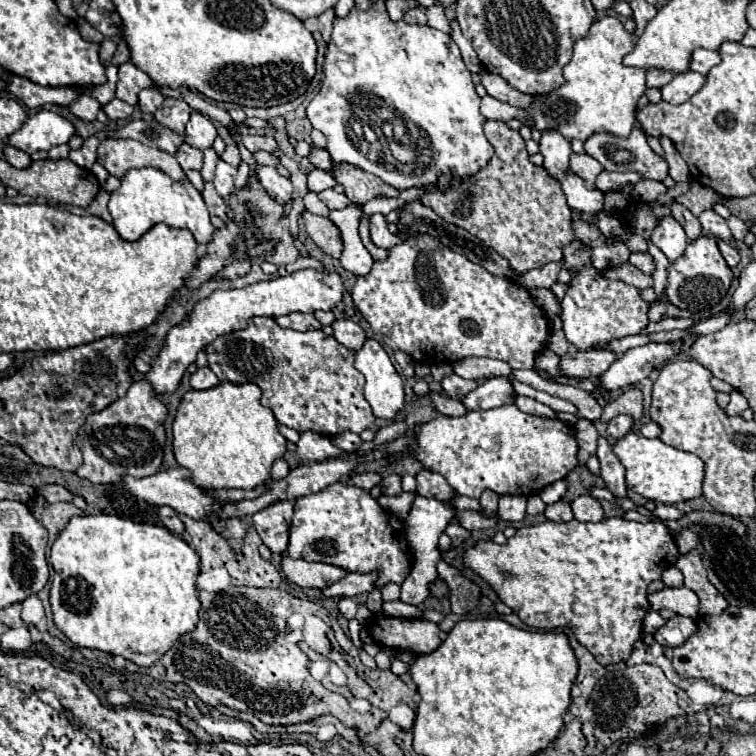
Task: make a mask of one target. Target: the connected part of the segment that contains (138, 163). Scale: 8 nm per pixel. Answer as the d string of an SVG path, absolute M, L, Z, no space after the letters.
M105 139L97 149L97 163L117 179L133 167L157 167L171 179L185 179L185 173L173 155L135 139Z

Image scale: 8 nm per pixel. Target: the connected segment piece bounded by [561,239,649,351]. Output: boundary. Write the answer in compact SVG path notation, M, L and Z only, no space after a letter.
M575 239L563 247L563 269L577 269L569 281L569 289L561 301L561 321L569 343L579 351L587 351L611 339L635 335L647 325L649 305L641 299L641 291L623 281L605 277L603 269L591 265L591 247Z

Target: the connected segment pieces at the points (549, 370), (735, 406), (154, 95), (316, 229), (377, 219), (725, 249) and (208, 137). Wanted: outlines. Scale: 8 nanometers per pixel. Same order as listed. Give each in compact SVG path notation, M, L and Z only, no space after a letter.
M543 349L537 357L535 357L535 371L543 371L551 377L551 381L557 383L565 383L571 377L563 377L563 373L559 373L559 355L553 353L551 349Z
M733 391L731 393L731 401L727 405L727 415L741 415L747 407L749 407L747 399L739 391Z
M153 87L151 89L143 89L139 93L139 107L143 113L155 113L155 109L163 103L163 95L159 91L155 91Z
M309 211L303 213L305 227L309 237L319 245L319 249L331 257L341 257L343 251L343 239L339 227L329 219L329 217L319 217Z
M375 213L369 217L369 229L371 229L371 239L377 247L391 249L391 245L399 245L399 237L389 231L387 221L381 213Z
M719 241L719 251L721 251L723 259L727 261L727 265L729 265L731 269L733 269L733 267L739 263L739 251L737 251L737 249L733 249L729 243Z
M197 111L191 113L191 119L185 127L185 143L189 143L195 149L205 151L207 147L213 145L215 137L217 137L217 129L213 121L207 115L201 115Z

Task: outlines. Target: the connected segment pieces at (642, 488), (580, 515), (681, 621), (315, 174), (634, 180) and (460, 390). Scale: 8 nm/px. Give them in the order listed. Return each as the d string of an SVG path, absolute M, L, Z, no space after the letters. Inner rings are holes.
M627 433L623 439L619 439L613 445L615 455L621 459L621 463L627 469L627 487L643 495L645 499L651 499L655 503L667 503L675 505L681 501L691 501L703 495L703 473L705 465L695 453L687 453L681 449L675 449L661 439L645 439L639 433Z
M581 495L571 501L571 509L577 521L601 521L605 517L601 503L591 495Z
M677 615L677 617L673 617L673 619L669 619L665 625L657 630L657 633L653 635L655 637L655 641L657 643L661 643L664 648L675 648L679 645L683 644L683 640L685 642L691 635L695 635L697 633L697 623L695 623L695 619L691 619L691 617L681 617L681 615ZM663 632L671 632L671 645L665 641Z
M313 169L309 173L309 179L307 179L307 185L309 185L309 191L313 193L319 193L323 189L329 189L333 187L333 177L321 169Z
M601 171L595 185L599 191L609 193L609 191L621 191L625 185L637 185L641 183L643 177L639 173L611 173L611 171Z
M451 373L449 377L441 379L441 387L445 389L445 393L449 397L461 397L461 395L467 395L469 391L473 391L477 387L477 383L475 381L467 381L467 379Z

